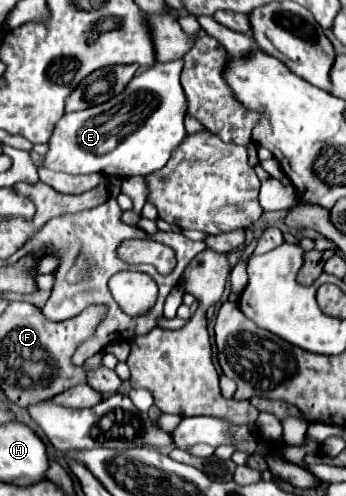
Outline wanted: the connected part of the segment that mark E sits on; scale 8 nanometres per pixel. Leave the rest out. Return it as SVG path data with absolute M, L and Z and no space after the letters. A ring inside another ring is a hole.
M182 59L152 65L148 71L134 75L126 89L102 105L84 111L66 113L52 133L50 149L40 167L70 175L148 175L162 169L174 147L186 137L184 115L186 95L180 85Z

